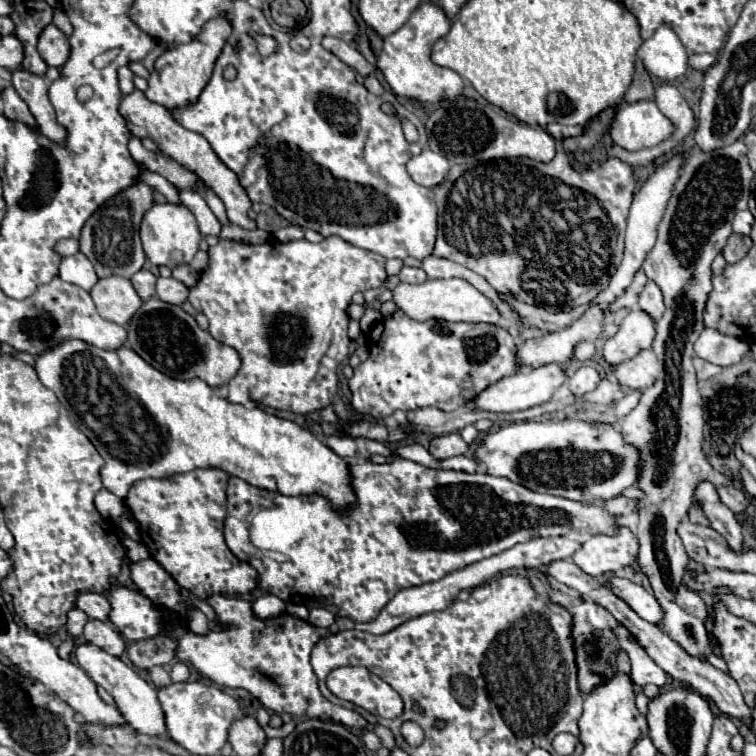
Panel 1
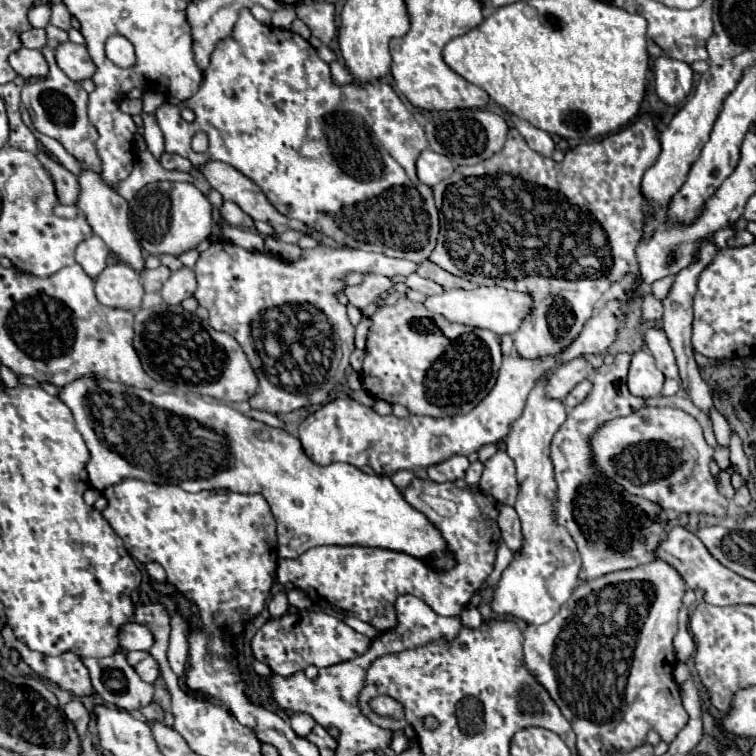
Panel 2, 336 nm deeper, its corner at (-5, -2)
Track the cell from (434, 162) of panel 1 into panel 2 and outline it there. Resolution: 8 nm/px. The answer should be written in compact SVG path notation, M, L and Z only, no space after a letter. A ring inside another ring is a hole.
M426 148L418 162L418 178L420 182L428 184L428 186L436 186L438 182L442 182L444 178L448 178L454 172L454 164L450 158L444 158L442 154L436 154L434 150Z

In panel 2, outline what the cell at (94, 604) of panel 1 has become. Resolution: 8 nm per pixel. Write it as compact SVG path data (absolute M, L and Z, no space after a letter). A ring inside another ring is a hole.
M130 622L126 626L120 628L120 646L124 648L124 652L130 652L130 650L150 650L152 644L154 644L154 638L152 638L152 632L138 624L138 622Z

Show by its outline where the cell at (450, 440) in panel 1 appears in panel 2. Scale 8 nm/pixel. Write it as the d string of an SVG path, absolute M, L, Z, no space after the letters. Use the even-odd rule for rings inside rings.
M452 456L446 462L440 462L436 466L428 468L428 478L434 482L456 482L464 478L464 472L468 468L468 458L466 456Z

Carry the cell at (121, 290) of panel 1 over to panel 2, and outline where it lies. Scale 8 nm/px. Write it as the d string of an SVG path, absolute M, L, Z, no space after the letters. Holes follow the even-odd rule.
M122 262L108 264L96 278L96 298L104 306L136 312L142 306L142 296L144 288L138 274Z

